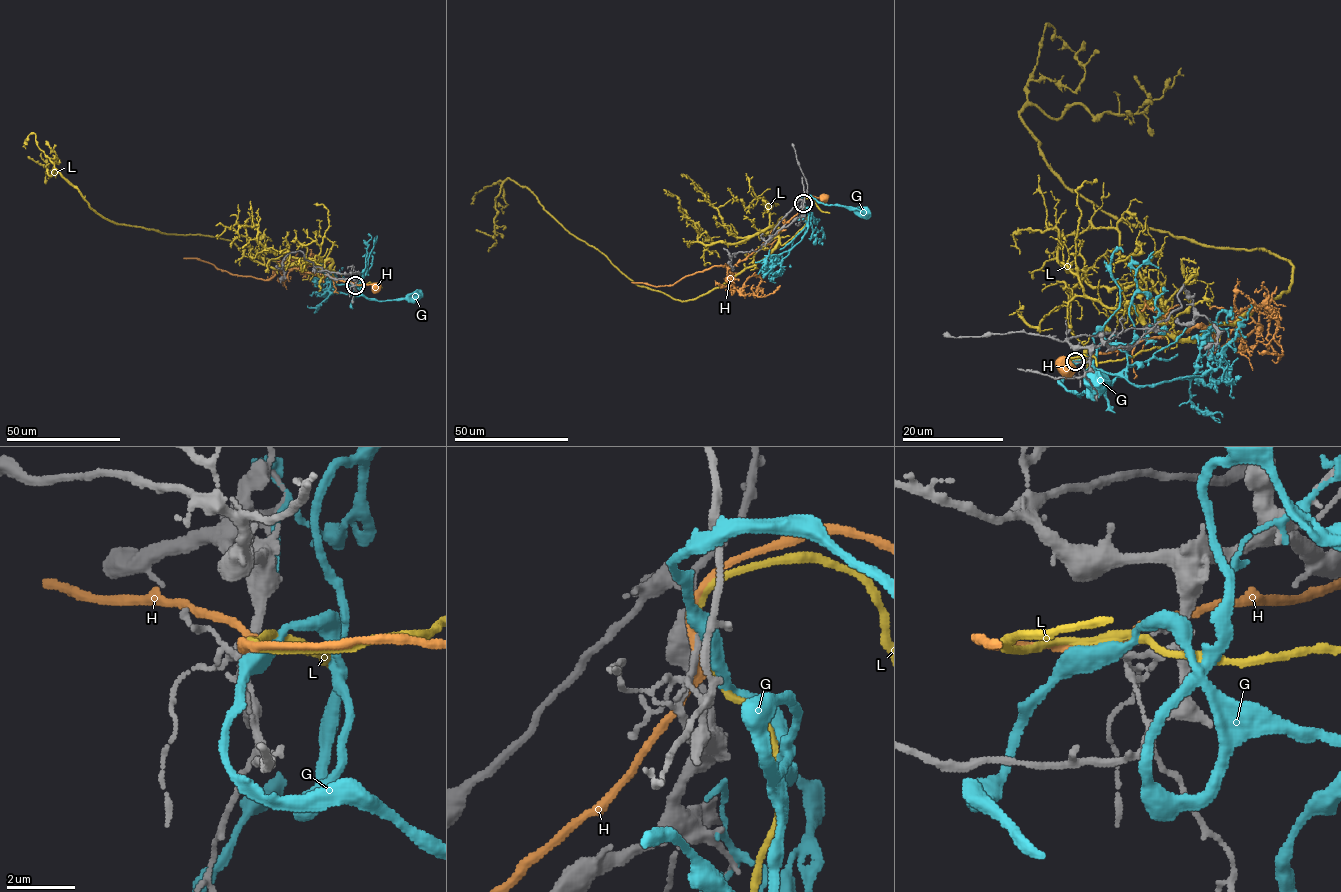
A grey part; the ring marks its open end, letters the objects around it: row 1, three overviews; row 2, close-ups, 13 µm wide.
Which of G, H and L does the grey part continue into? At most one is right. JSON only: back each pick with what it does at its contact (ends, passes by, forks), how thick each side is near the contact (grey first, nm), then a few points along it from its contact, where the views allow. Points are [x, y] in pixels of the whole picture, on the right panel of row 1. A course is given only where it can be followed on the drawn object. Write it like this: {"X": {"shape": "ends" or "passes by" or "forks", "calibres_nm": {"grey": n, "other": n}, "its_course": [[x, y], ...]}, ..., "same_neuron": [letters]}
{"same_neuron": []}

